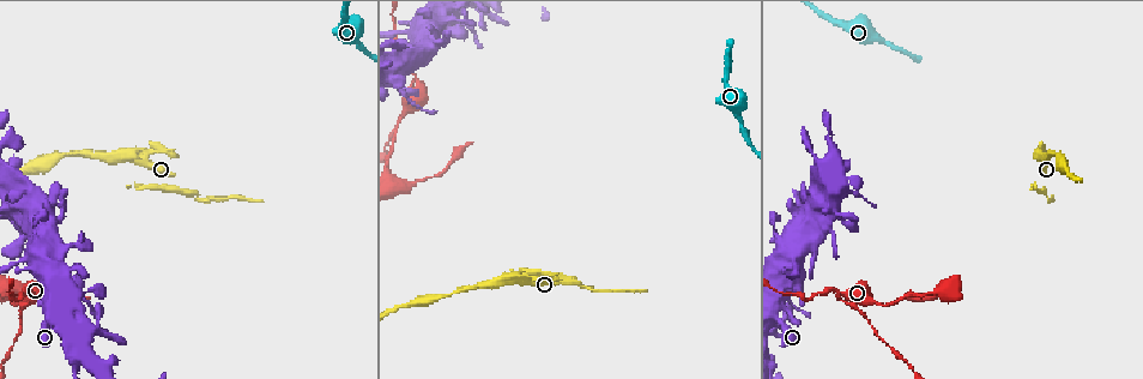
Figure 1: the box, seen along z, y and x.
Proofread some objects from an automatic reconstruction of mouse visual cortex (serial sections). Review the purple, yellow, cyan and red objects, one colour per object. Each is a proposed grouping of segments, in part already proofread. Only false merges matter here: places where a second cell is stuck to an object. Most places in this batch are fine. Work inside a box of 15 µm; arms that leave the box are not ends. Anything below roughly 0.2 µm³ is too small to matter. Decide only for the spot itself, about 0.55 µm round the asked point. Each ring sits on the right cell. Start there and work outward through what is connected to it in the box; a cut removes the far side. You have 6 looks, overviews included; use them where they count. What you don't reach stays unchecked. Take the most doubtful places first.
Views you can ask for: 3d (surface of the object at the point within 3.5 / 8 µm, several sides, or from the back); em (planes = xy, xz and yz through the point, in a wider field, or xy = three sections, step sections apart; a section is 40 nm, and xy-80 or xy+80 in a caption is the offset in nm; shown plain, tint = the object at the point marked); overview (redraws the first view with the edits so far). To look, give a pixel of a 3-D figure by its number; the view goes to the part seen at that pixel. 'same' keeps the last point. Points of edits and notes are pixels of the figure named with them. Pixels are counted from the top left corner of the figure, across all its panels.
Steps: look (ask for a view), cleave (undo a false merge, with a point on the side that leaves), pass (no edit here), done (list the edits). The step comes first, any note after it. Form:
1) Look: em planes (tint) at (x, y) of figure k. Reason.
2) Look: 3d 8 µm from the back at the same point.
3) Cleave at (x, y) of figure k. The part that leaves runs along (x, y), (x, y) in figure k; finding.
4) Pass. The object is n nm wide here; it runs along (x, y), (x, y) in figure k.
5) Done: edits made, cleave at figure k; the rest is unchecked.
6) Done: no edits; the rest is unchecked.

Look: 3d 3.5 µm at (1044, 188) of figure 1. Narrows sharply.

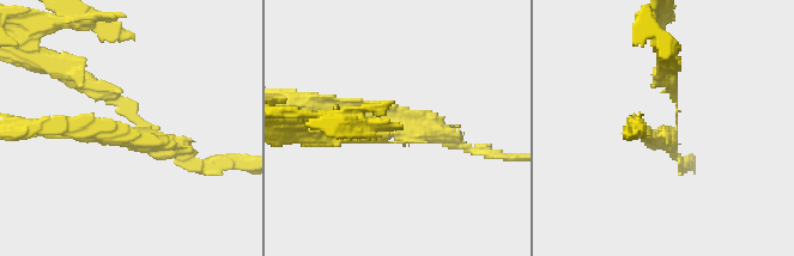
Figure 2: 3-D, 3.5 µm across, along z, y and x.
Look: em xy step 3 (tint) at (139, 126) of figure 2.

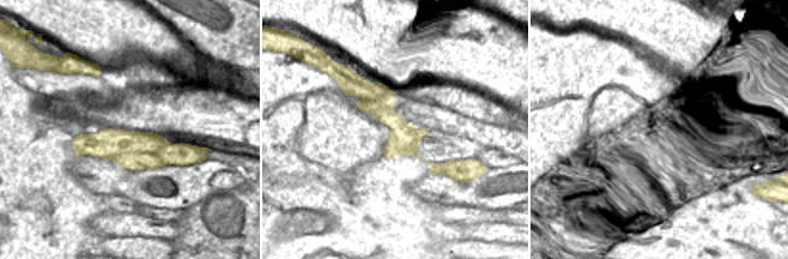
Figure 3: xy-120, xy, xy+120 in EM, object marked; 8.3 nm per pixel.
Look: em xy step 2 (tint) at the same point. Another direction.

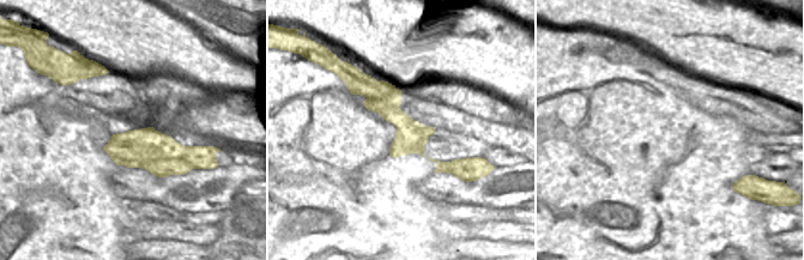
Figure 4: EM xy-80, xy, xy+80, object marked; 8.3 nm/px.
Pass. It runs along (76, 74), (141, 134), (79, 130) in figure 2; one cell here.

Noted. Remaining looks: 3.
Look: 3d 8 µm from the back at (11, 207) of figure 1. Thick turns thin.

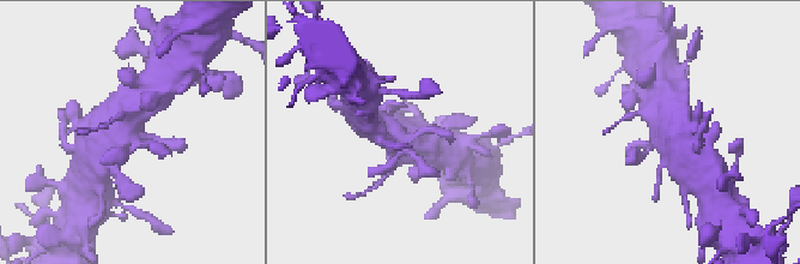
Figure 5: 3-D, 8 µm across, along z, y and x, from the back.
Look: em xy step 5 (tint) at (657, 132) of figure 5. Now the EM.

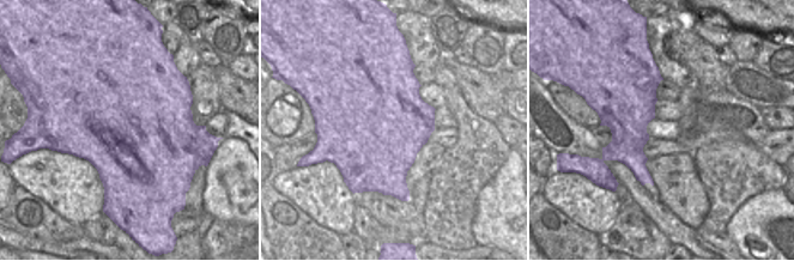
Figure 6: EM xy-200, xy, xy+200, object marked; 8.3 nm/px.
Pass. It runs along (96, 145), (97, 140), (144, 97) in figure 5; one cell here.

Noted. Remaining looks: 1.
Done: no edits; the rest is unchecked.

